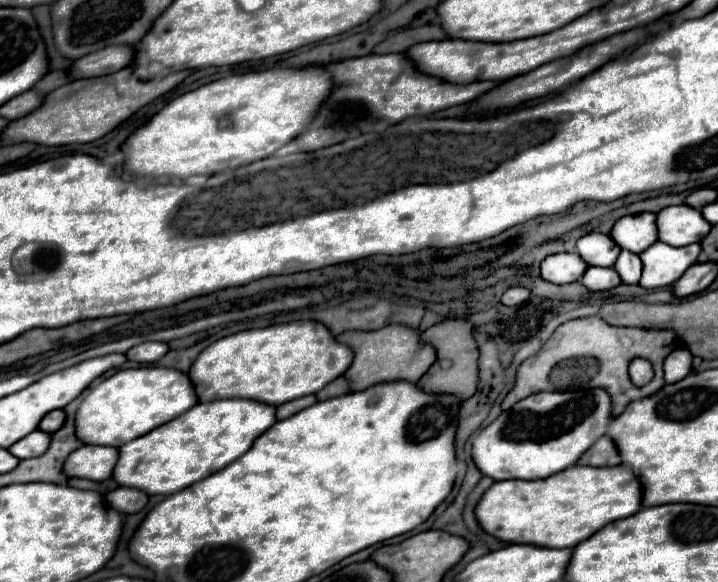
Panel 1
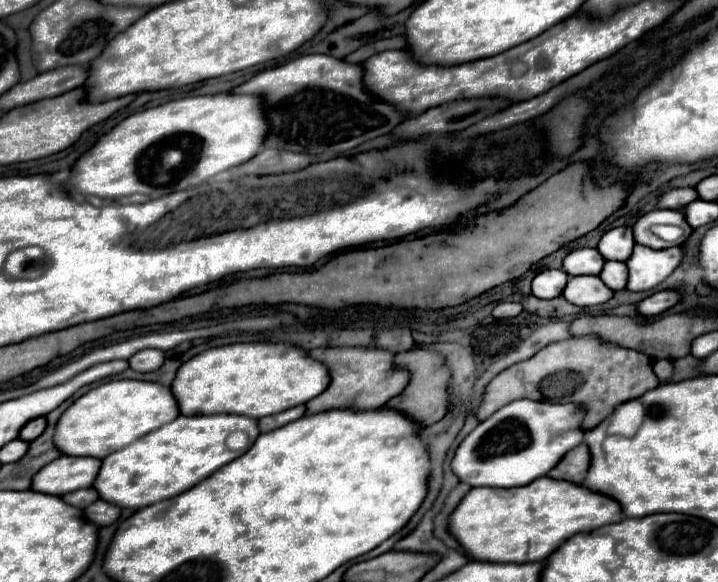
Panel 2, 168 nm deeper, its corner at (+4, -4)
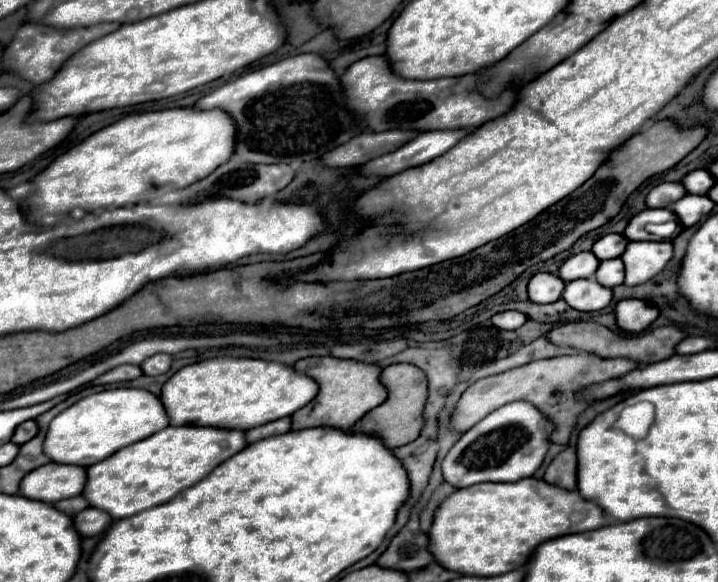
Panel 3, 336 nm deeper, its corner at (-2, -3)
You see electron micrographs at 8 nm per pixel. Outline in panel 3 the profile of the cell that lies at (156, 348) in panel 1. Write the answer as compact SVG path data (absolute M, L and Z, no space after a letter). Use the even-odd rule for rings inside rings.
M158 353L158 355L148 357L140 367L142 367L144 375L162 375L170 369L170 365L172 365L172 355Z

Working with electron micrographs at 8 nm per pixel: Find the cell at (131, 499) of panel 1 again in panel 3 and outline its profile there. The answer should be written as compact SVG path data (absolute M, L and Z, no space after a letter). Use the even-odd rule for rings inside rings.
M88 507L84 511L80 511L78 515L74 515L74 527L76 531L80 531L82 537L92 537L92 535L100 535L102 531L108 529L108 525L112 523L112 517L96 507Z

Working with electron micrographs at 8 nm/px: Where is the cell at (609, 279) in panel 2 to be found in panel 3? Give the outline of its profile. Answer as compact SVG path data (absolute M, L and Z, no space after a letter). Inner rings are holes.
M608 259L608 261L602 261L598 271L596 271L596 281L600 285L606 285L606 287L618 287L624 283L624 263L622 259Z

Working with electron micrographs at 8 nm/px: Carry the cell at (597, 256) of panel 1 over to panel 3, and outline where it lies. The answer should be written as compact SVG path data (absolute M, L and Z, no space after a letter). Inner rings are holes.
M592 251L578 253L578 255L572 255L568 261L564 261L564 265L560 267L560 277L564 281L588 279L596 273L598 265L600 265L600 261L596 259L596 255Z

